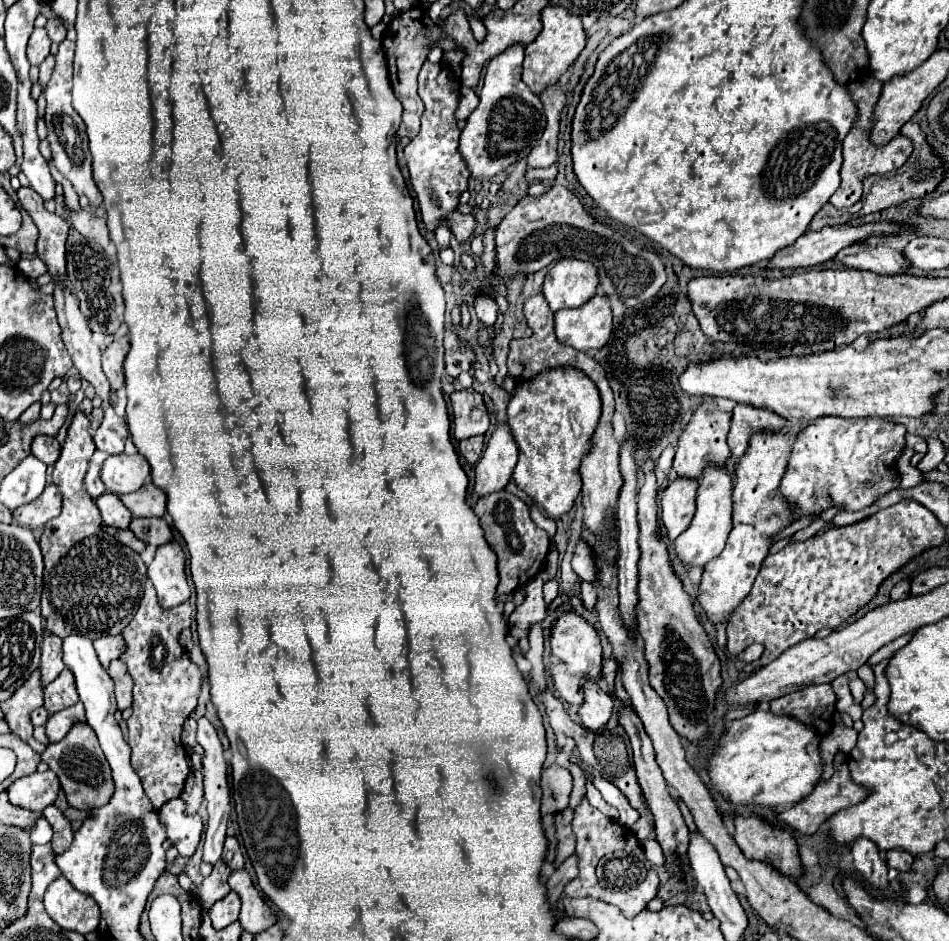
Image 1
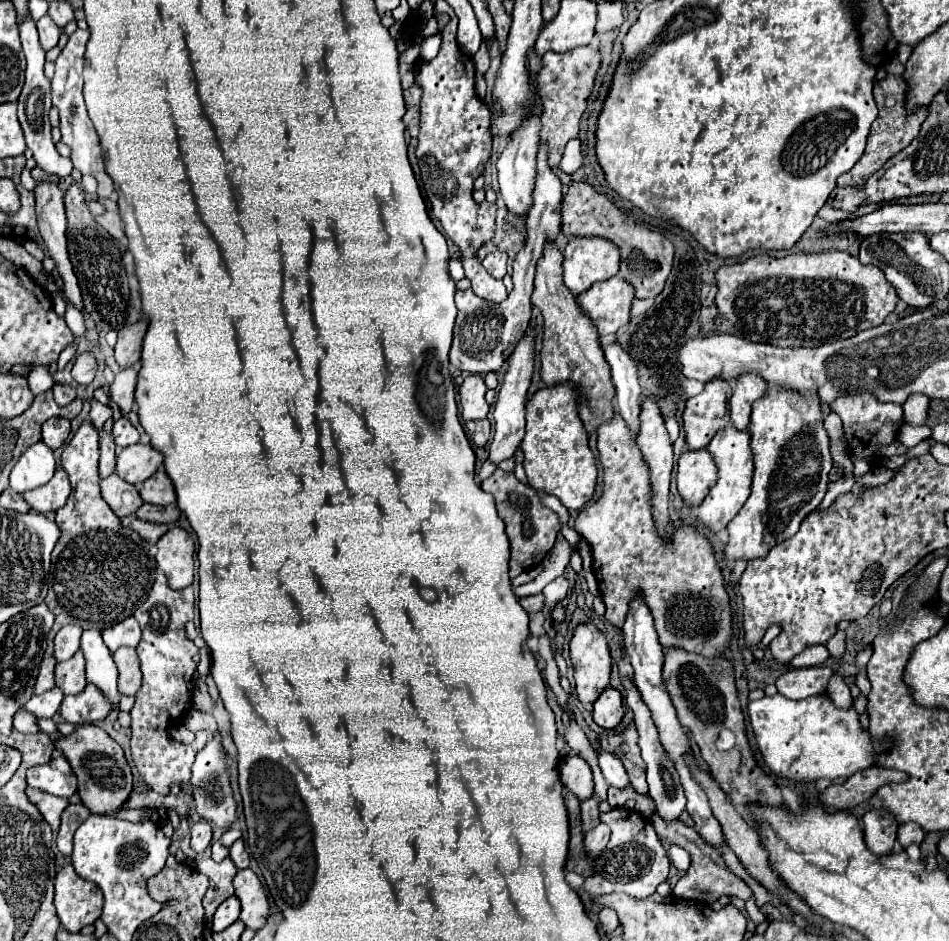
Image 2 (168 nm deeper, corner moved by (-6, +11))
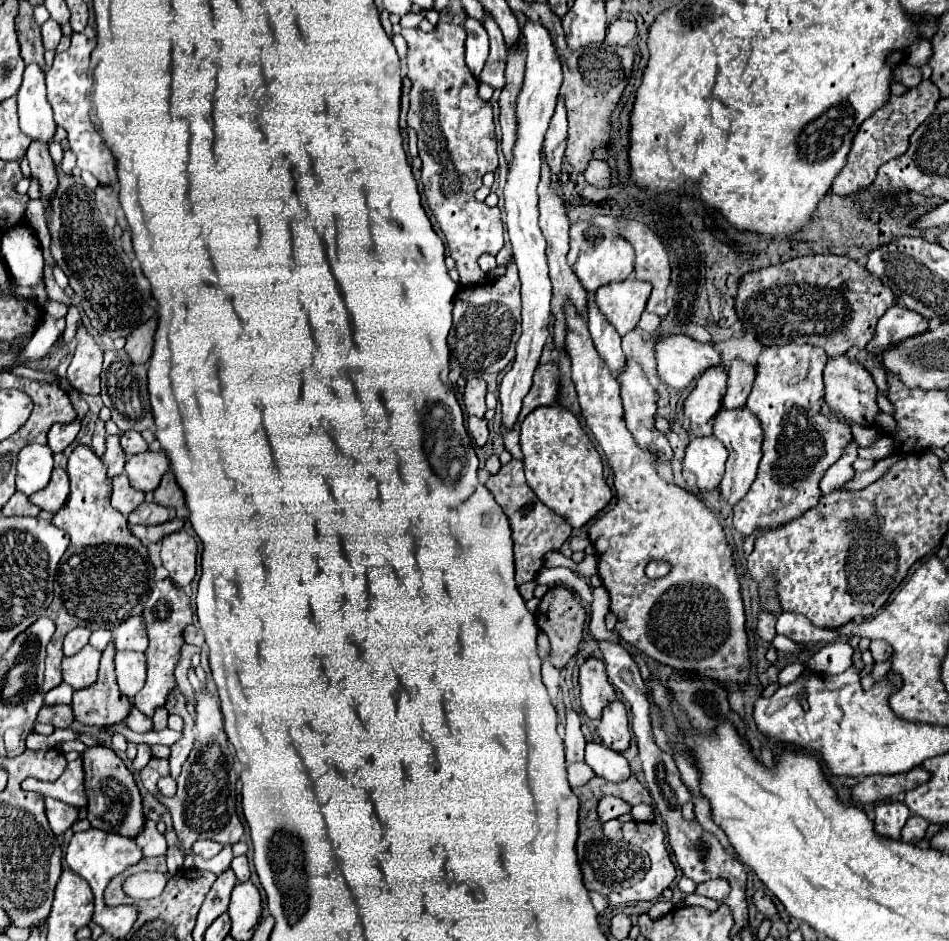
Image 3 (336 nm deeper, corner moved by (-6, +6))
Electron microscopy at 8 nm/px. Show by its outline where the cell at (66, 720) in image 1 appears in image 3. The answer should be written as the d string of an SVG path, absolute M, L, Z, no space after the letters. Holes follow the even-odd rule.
M112 644L106 646L106 650L102 652L102 662L100 662L100 672L98 672L98 680L96 684L76 690L74 698L72 698L72 710L74 710L74 718L84 724L84 726L110 726L110 724L126 724L126 718L132 710L132 700L124 698L124 694L120 694L118 682L116 682L116 674L114 674L114 654L116 648Z

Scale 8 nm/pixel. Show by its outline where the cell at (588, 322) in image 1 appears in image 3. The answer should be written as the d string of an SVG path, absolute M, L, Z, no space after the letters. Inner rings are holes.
M626 278L622 282L610 282L596 290L596 302L600 312L614 324L620 336L626 336L636 328L648 296L652 292L652 284L636 278Z

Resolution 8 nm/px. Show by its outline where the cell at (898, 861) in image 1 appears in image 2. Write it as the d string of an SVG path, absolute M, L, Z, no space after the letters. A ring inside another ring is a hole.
M916 823L900 825L900 829L898 829L898 843L900 843L904 849L910 847L910 845L918 845L918 847L920 847L922 839L924 839L924 831L920 829L920 825L916 825Z

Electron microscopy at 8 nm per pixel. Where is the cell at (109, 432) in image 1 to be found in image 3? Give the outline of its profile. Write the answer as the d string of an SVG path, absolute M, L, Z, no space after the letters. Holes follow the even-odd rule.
M134 430L124 432L120 442L122 442L122 448L124 448L124 452L126 452L128 456L140 454L140 452L146 452L146 450L148 450L148 444L144 442L144 438L142 438L138 432L134 432Z

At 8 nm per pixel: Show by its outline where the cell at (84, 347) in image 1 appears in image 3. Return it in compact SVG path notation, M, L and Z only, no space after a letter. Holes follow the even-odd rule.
M32 142L26 152L26 158L30 162L32 176L40 180L42 200L48 202L48 198L54 194L58 186L58 176L56 176L56 168L52 166L52 158L48 154L48 146L44 146L44 142Z

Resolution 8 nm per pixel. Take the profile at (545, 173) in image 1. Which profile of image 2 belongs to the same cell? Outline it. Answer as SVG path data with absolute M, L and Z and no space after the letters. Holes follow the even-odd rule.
M572 139L572 141L568 141L568 145L564 149L564 159L560 159L558 169L562 169L564 173L574 173L580 165L582 165L580 141L578 139Z

